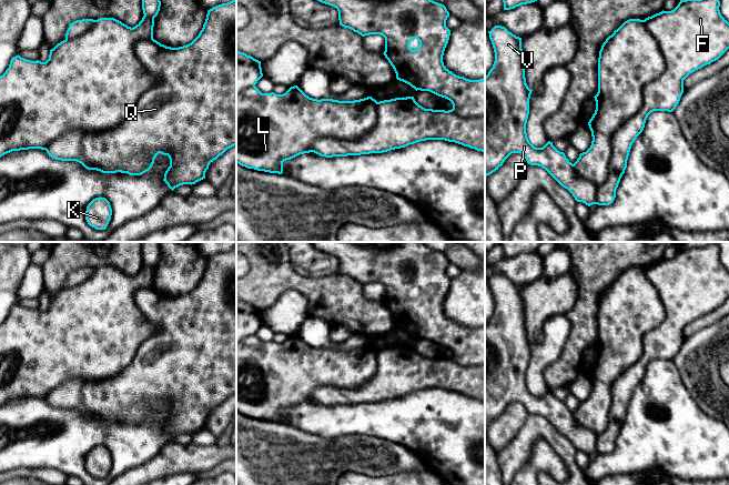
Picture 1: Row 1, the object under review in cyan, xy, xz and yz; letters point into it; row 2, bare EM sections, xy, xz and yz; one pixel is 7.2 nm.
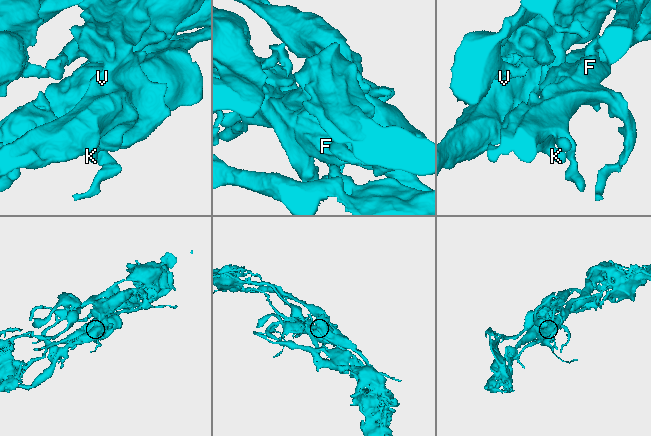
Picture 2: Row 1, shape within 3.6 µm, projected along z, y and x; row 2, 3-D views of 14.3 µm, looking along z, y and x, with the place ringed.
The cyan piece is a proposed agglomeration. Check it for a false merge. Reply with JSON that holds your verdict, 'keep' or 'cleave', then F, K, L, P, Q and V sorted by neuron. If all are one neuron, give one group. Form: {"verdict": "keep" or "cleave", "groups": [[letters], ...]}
{"verdict": "keep", "groups": [["F", "K", "L", "P", "Q", "V"]]}

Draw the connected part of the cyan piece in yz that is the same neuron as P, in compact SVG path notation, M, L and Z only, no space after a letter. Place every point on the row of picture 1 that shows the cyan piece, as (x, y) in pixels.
M680 0L671 11L662 10L645 20L625 21L606 39L598 58L598 92L594 97L596 110L588 122L593 137L591 145L579 154L574 164L553 142L548 141L543 148L536 148L529 142L526 123L533 90L526 83L522 38L505 27L495 26L488 31L495 61L485 77L485 175L498 170L512 153L520 153L528 164L545 169L577 202L588 206L611 204L627 168L631 145L642 132L648 115L654 111L672 112L684 93L684 80L696 70L718 60L729 49L729 22L721 16L719 7L719 0Z

